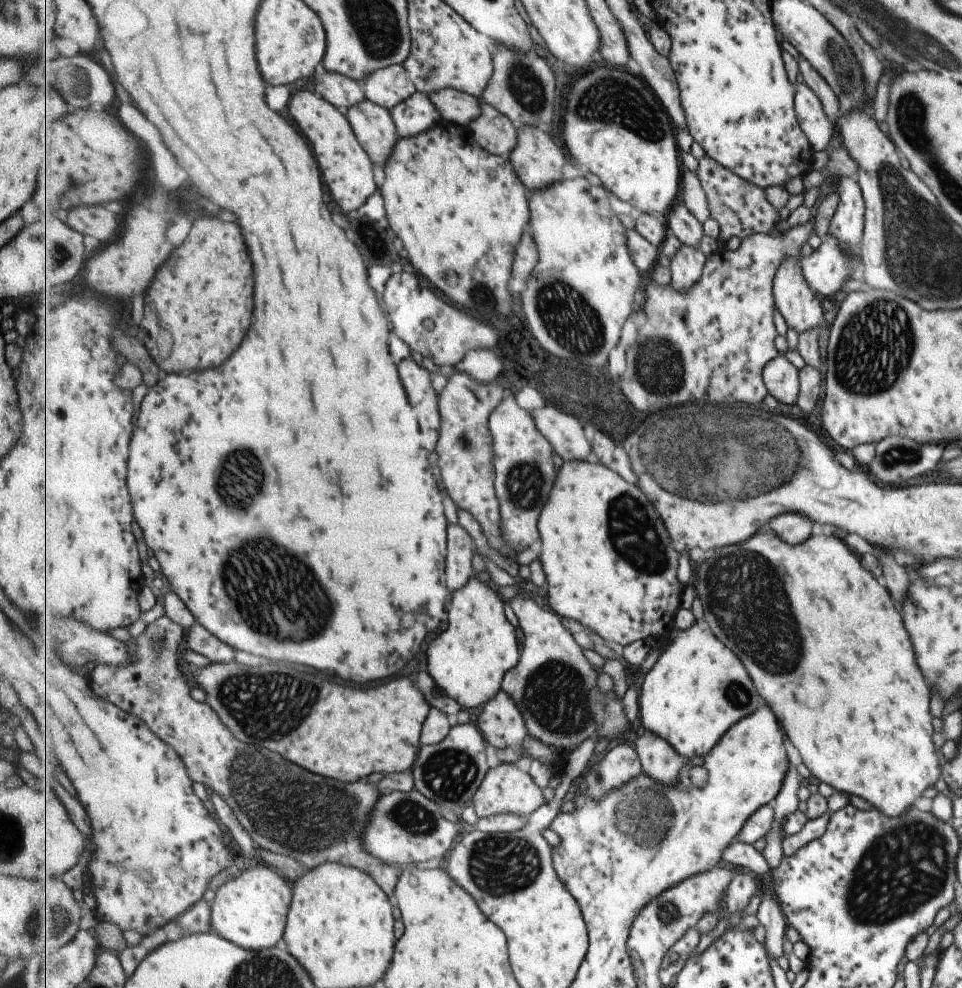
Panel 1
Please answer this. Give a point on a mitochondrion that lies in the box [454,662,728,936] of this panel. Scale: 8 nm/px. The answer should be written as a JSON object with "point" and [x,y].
{"point":[646,823]}

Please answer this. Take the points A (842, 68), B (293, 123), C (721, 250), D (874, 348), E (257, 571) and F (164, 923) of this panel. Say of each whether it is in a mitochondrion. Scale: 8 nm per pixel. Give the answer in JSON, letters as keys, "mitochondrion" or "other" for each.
{"A":"mitochondrion","B":"other","C":"other","D":"mitochondrion","E":"mitochondrion","F":"other"}

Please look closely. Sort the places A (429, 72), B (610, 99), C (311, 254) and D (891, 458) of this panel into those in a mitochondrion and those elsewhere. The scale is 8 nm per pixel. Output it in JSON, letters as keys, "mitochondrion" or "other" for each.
{"A":"mitochondrion","B":"mitochondrion","C":"other","D":"mitochondrion"}

